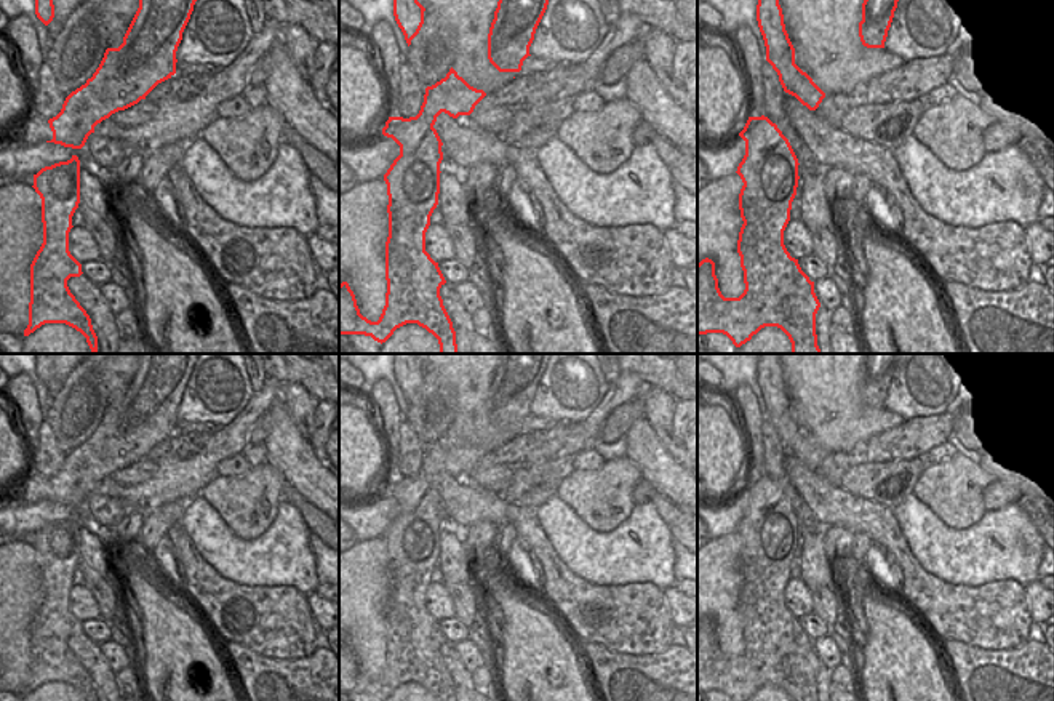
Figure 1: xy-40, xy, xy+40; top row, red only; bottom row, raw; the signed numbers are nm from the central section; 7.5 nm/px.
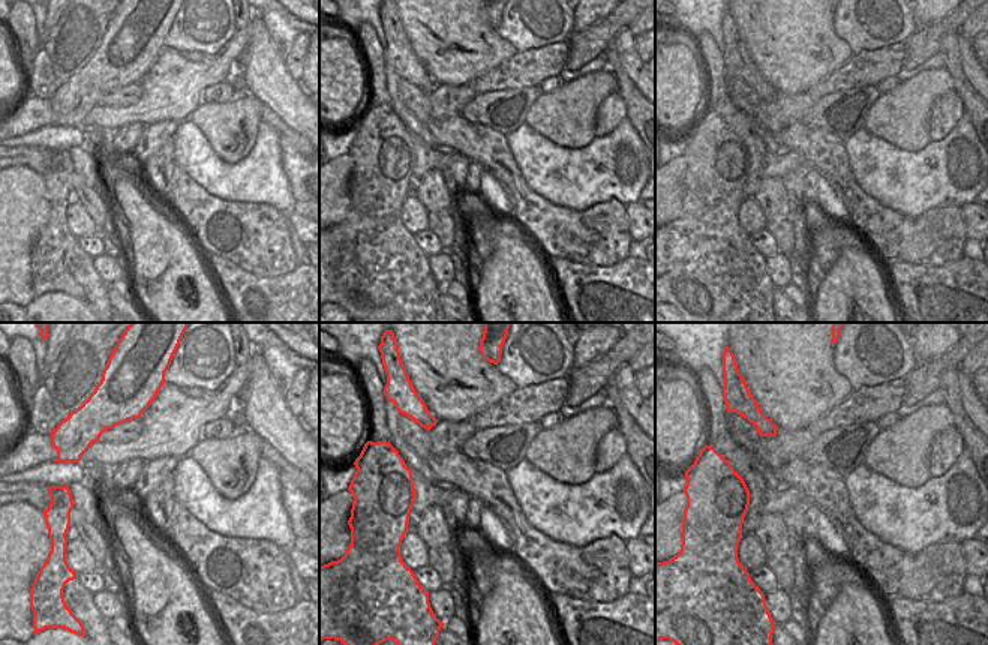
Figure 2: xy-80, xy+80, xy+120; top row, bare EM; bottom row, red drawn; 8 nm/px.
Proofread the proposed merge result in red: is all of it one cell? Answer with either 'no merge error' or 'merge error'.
merge error

